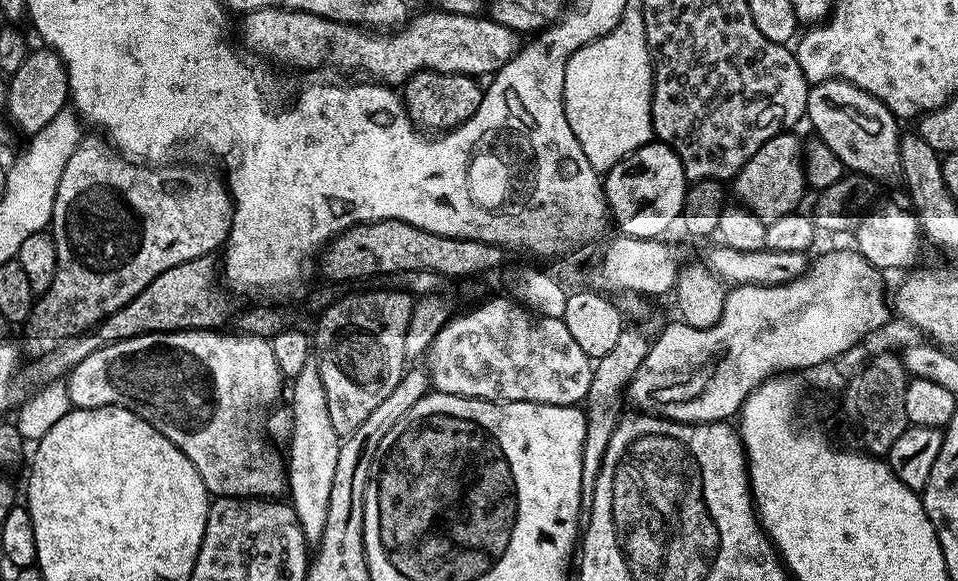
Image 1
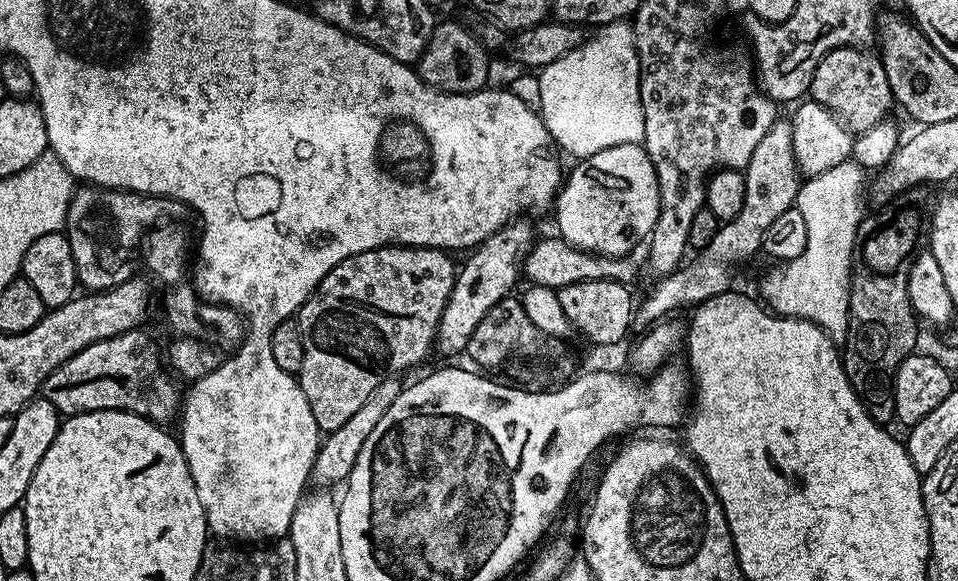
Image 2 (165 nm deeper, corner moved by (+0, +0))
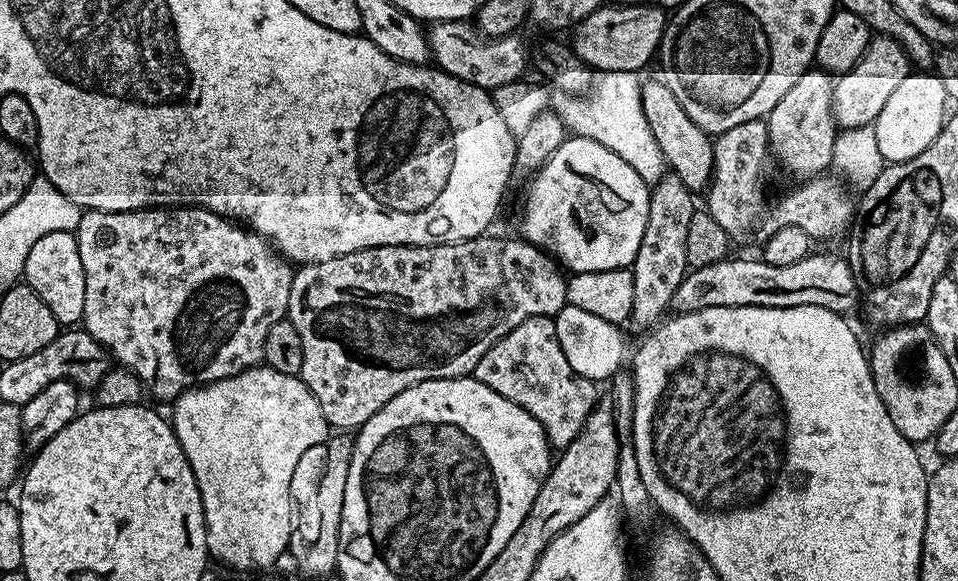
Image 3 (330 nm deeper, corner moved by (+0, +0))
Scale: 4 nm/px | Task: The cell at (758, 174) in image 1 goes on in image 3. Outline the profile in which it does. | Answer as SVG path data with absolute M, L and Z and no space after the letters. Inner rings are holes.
M873 35L872 41L864 52L864 57L848 72L839 73L832 86L832 116L841 129L867 128L872 126L882 106L889 101L902 80L910 73L908 56L889 36Z

